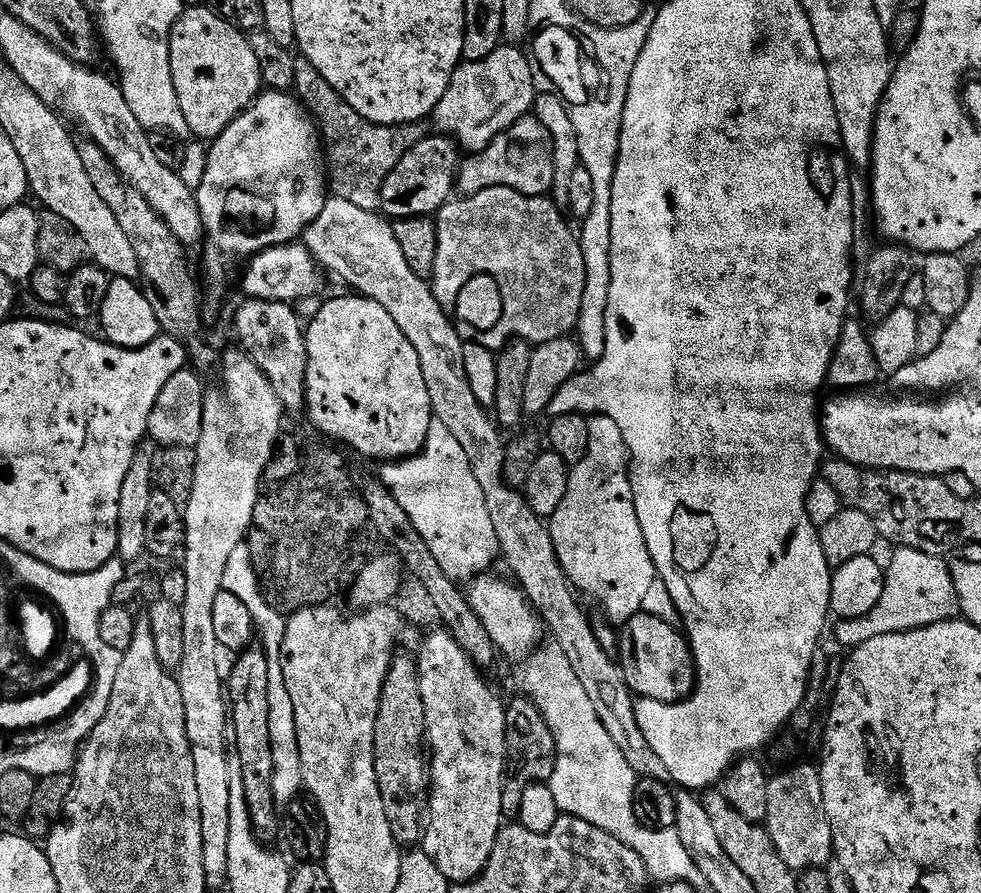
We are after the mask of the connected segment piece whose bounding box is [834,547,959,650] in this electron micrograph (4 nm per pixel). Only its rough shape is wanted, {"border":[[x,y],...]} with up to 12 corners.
{"border":[[897,547],[881,601],[839,621],[846,650],[959,611],[951,565]]}

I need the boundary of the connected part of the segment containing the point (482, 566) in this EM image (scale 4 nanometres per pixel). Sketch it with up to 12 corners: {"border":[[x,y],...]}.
{"border":[[434,422],[378,480],[448,576],[500,556],[482,486]]}

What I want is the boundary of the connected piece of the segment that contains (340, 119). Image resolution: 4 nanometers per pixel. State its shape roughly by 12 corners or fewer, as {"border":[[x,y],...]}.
{"border":[[311,62],[294,92],[316,121],[331,195],[380,212],[425,125],[362,118]]}

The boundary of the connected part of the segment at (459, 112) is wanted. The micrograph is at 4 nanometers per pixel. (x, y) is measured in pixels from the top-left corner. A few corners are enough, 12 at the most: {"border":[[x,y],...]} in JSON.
{"border":[[516,46],[461,63],[434,113],[465,153],[533,111]]}

